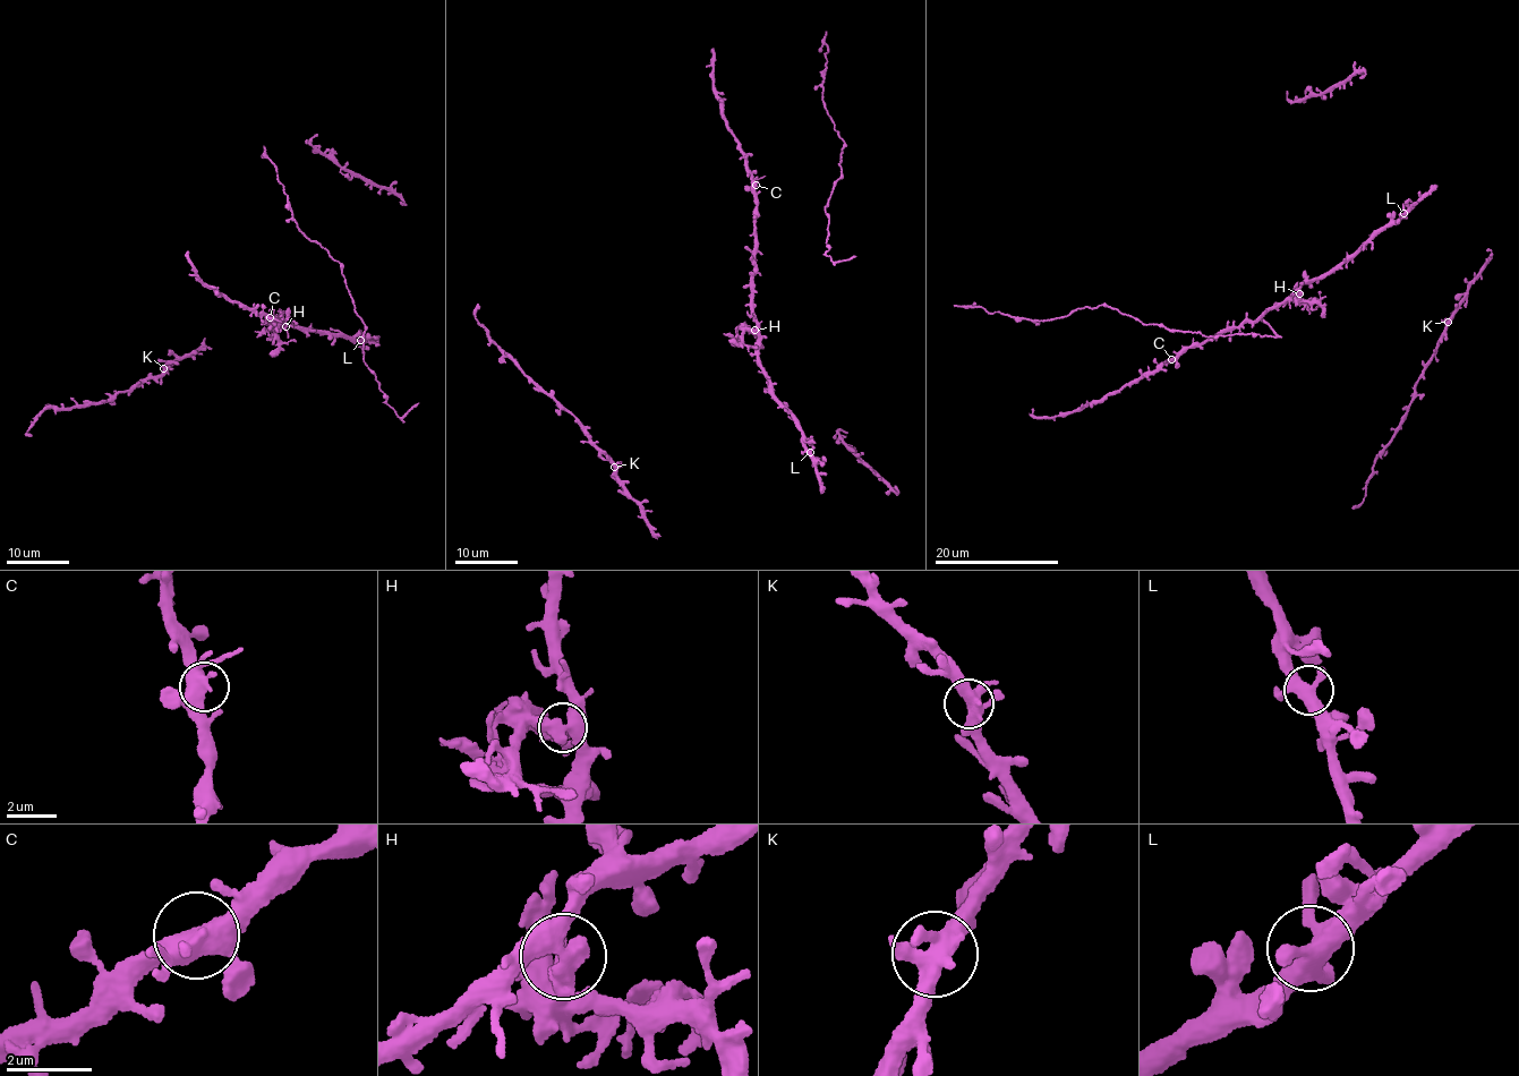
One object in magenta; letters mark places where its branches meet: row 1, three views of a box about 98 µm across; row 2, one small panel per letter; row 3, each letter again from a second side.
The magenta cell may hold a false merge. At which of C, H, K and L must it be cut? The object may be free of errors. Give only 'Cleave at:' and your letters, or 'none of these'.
Cleave at: H

